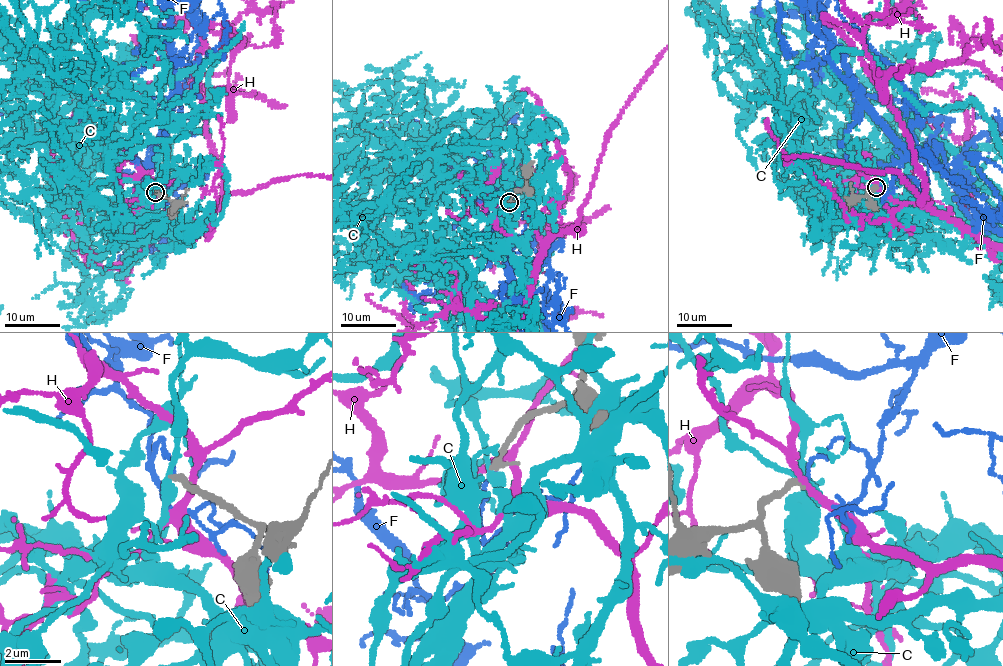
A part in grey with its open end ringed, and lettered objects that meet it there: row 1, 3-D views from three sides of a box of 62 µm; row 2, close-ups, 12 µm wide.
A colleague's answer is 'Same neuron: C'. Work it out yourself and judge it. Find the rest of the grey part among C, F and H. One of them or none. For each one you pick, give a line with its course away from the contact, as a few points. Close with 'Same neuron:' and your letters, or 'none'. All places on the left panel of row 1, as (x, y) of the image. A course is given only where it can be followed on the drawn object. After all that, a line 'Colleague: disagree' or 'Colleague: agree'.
Same neuron: none
Colleague: disagree

